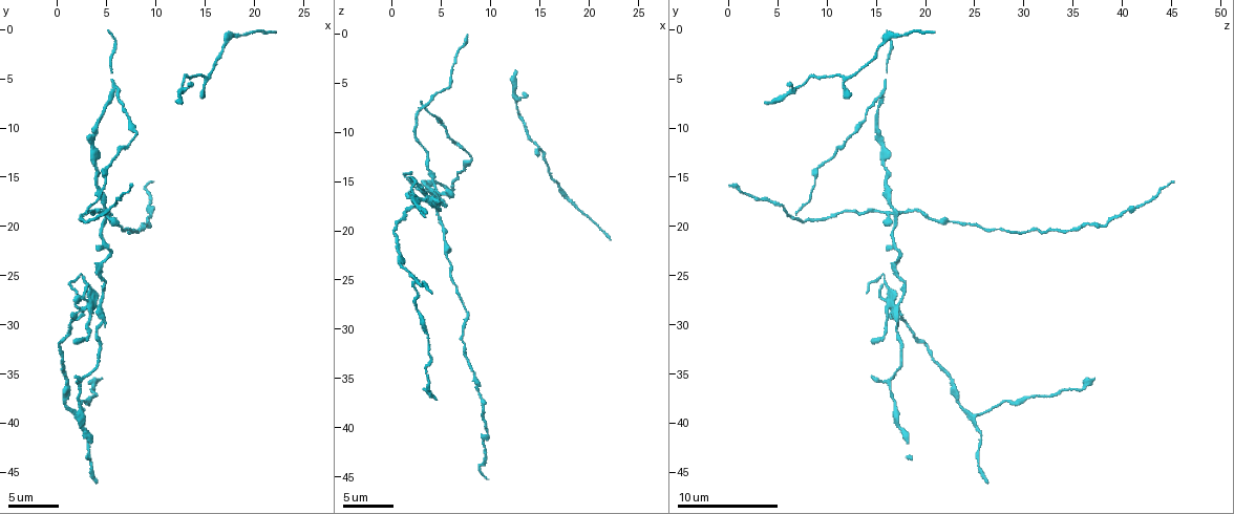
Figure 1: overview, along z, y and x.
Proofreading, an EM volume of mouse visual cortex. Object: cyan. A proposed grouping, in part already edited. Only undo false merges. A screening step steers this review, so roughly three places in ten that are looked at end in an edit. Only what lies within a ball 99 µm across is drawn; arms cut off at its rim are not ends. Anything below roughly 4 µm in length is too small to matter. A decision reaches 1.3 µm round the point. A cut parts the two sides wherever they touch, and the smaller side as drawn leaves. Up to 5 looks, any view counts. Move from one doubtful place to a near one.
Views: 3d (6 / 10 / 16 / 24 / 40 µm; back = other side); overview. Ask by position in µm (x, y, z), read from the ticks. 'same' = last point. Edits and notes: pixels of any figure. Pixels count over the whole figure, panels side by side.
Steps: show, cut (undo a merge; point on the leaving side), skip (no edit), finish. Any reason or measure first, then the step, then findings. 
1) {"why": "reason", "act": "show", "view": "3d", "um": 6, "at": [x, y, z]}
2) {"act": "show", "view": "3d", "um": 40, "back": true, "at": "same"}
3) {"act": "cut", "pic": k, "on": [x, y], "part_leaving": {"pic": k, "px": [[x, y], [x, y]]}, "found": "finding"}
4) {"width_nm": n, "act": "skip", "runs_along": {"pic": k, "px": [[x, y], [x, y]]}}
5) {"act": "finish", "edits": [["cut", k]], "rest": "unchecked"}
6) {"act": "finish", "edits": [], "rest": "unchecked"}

{"why": "arms part here", "act": "show", "view": "3d", "um": 10, "at": [6.4, 6.4, 15.6]}

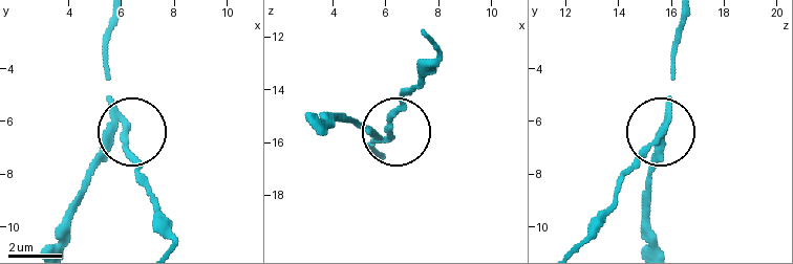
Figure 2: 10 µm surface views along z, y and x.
{"arms": 3, "act": "cut", "pic": 2, "on": [127, 150], "part_leaving": {"pic": 2, "px": [[667, 117], [579, 243]]}, "found": "a second cell is stuck on"}

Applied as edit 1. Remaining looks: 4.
{"act": "show", "view": "overview"}

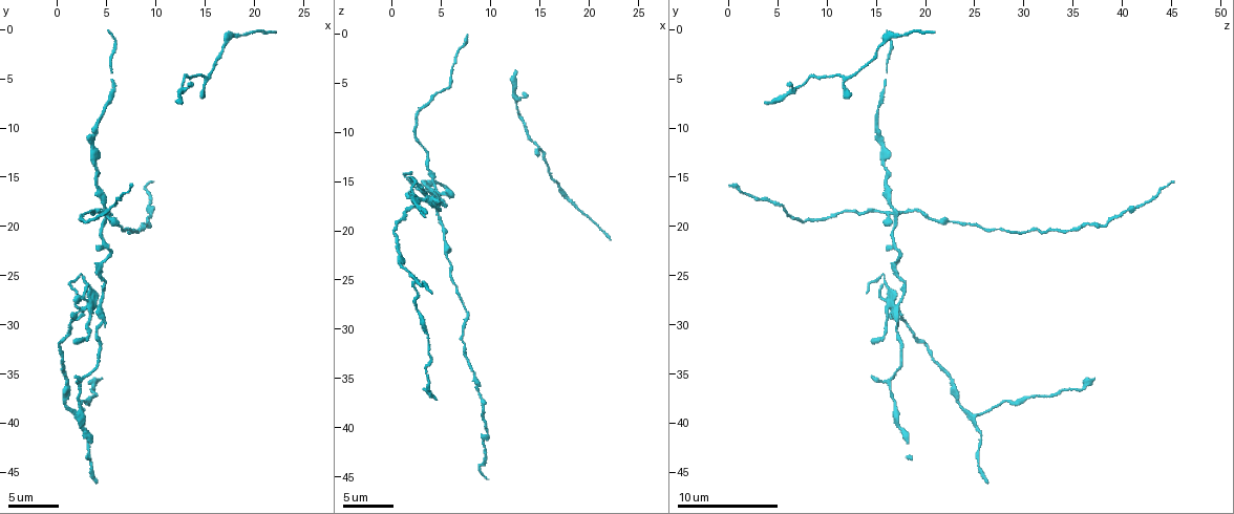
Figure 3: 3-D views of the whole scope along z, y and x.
{"why": "small branch off a trunk", "act": "show", "view": "3d", "um": 6, "at": [3.6, 11.4, 15.8]}

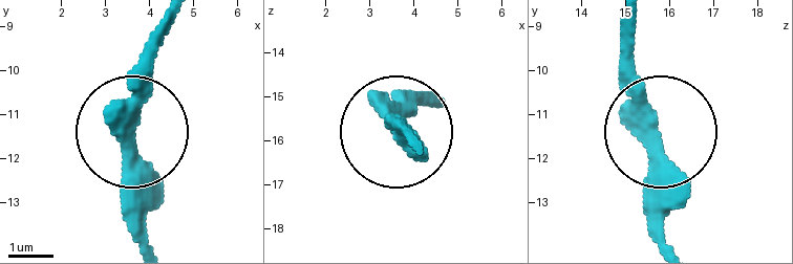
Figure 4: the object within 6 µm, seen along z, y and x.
{"act": "show", "view": "3d", "um": 6, "back": true, "at": [3.60, 11.40, 15.60]}

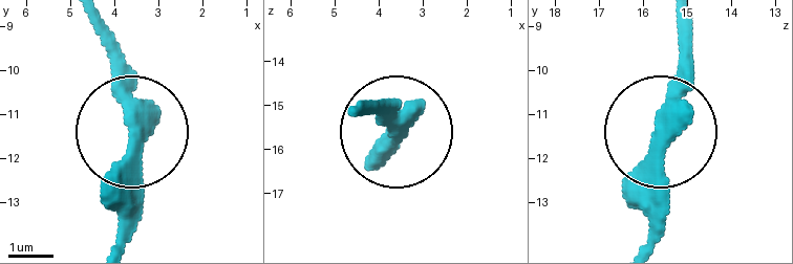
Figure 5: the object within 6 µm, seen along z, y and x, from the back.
{"width_nm": 310, "act": "skip", "runs_along": {"pic": 5, "px": [[120, 244], [127, 119], [115, 34]]}, "found": "one cell here"}

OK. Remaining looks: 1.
{"why": "four arms meet", "act": "show", "view": "3d", "um": 6, "at": [5.0, 19.6, 17.0]}

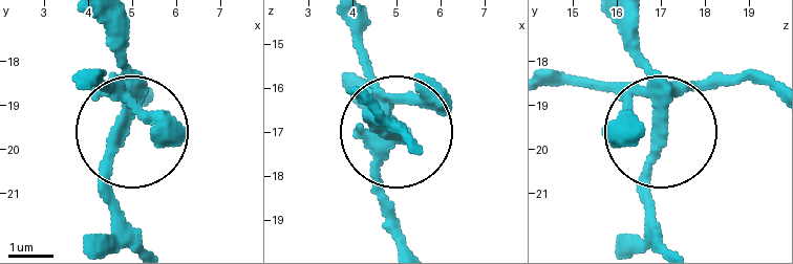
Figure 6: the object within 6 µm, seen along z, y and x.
{"arms": 4, "act": "skip", "runs_along": {"pic": 6, "px": [[660, 124], [667, 97], [634, 18]]}, "found": "one cell here"}

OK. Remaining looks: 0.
{"act": "finish", "edits": [["cut", 2]], "rest": "unchecked"}

